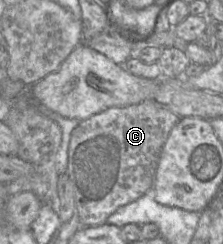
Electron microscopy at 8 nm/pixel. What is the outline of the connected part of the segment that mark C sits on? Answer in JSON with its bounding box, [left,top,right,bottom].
[66,100,180,227]

